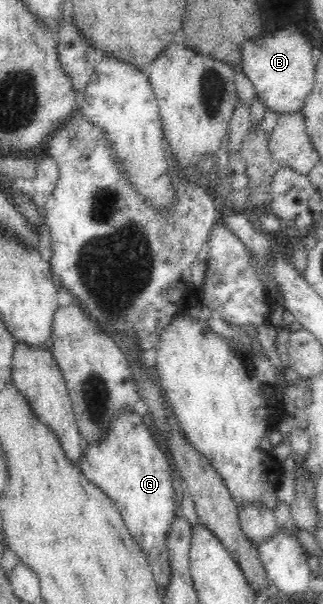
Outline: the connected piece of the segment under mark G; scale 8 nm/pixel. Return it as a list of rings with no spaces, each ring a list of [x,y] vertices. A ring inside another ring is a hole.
[[[121,411],[111,421],[104,439],[85,446],[78,467],[85,478],[101,489],[119,510],[127,531],[143,549],[156,583],[166,588],[171,578],[167,534],[177,518],[177,498],[171,485],[171,468],[143,423],[141,411]]]

